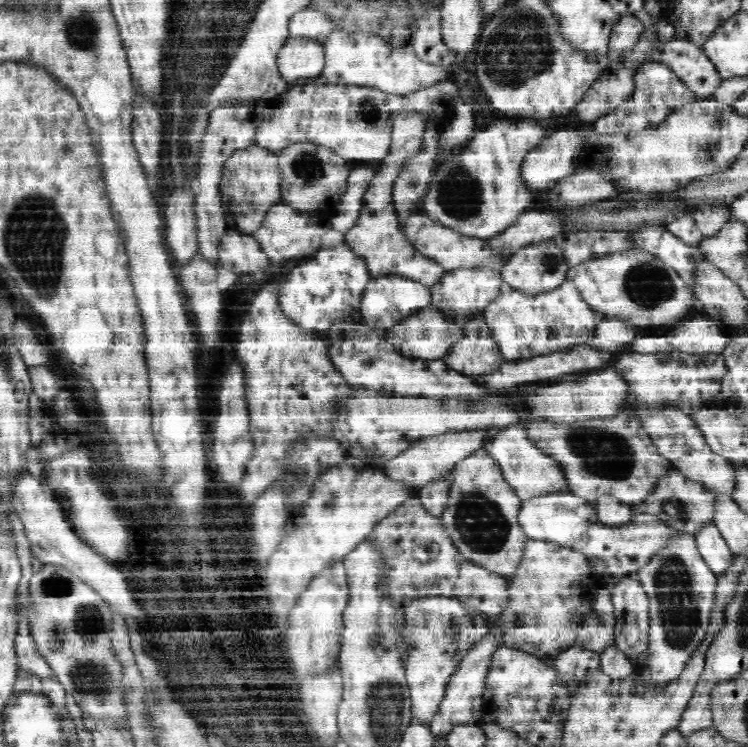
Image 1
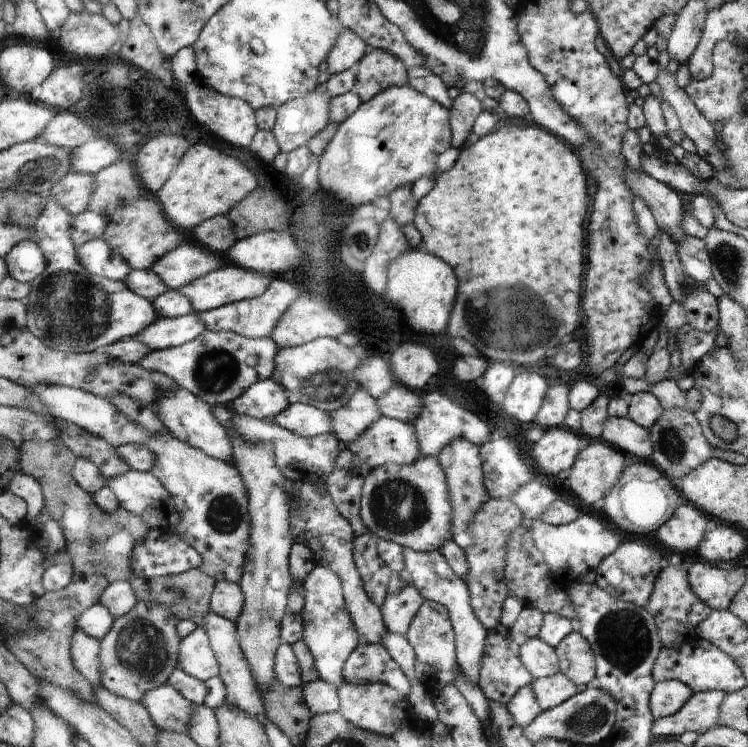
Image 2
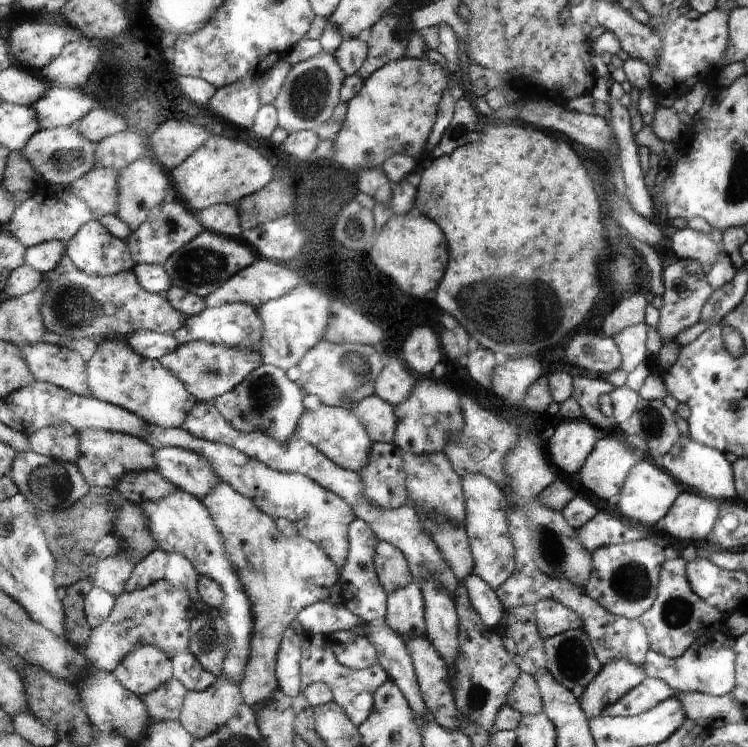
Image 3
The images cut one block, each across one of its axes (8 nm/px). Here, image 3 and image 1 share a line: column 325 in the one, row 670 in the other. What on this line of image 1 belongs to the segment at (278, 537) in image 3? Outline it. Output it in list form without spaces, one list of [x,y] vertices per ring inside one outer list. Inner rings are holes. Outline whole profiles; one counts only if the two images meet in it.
[[[573,645],[561,652],[551,666],[557,674],[558,682],[565,687],[565,694],[569,698],[576,694],[579,687],[591,675],[596,675],[601,670],[601,654]]]

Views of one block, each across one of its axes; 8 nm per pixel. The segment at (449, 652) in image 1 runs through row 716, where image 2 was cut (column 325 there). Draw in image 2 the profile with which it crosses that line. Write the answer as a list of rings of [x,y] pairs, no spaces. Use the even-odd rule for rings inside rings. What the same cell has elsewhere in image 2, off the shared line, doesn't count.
[[[290,403],[280,414],[268,420],[301,437],[312,438],[331,432],[331,419],[323,409],[304,403]]]

